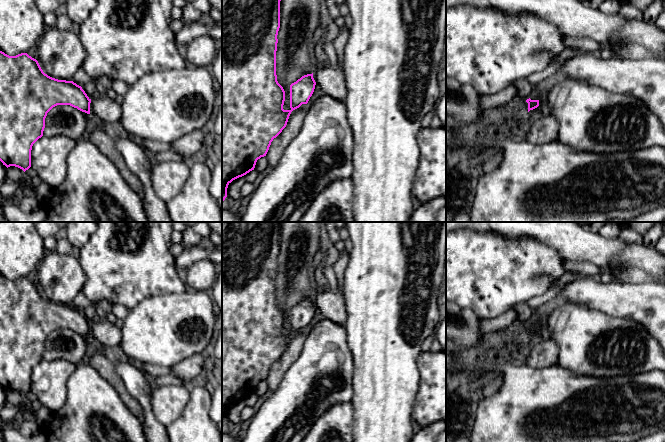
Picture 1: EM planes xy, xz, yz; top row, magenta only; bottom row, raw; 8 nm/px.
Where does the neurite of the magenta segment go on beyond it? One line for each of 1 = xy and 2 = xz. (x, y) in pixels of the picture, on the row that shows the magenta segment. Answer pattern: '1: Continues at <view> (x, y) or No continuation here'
1: No continuation here
2: No continuation here

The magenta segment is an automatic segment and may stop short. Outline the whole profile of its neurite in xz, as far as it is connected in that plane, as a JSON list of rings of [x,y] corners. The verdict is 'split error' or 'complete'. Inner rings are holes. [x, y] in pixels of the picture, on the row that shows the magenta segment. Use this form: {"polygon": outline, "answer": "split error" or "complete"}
{"polygon": [[[222,0],[222,202],[228,185],[254,170],[257,160],[266,156],[273,139],[286,127],[291,112],[307,104],[315,89],[313,73],[302,76],[290,85],[291,109],[283,109],[285,91],[276,75],[280,1]]], "answer": "complete"}

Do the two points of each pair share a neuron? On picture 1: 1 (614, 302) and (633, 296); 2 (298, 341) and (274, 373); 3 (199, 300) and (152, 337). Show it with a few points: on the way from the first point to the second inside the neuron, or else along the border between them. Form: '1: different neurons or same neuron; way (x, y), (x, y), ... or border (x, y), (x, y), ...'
1: same neuron; way (619, 299), (628, 299)
2: same neuron; way (293, 349), (281, 365)
3: same neuron; way (187, 312), (170, 328), (164, 330)

